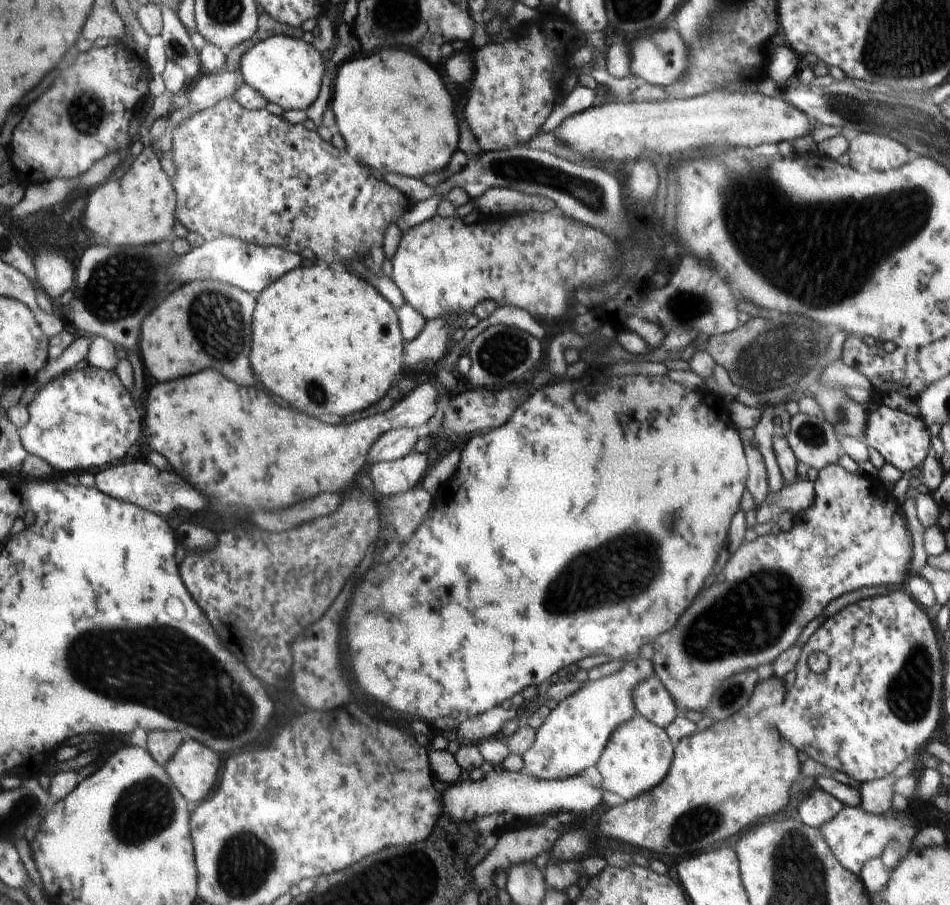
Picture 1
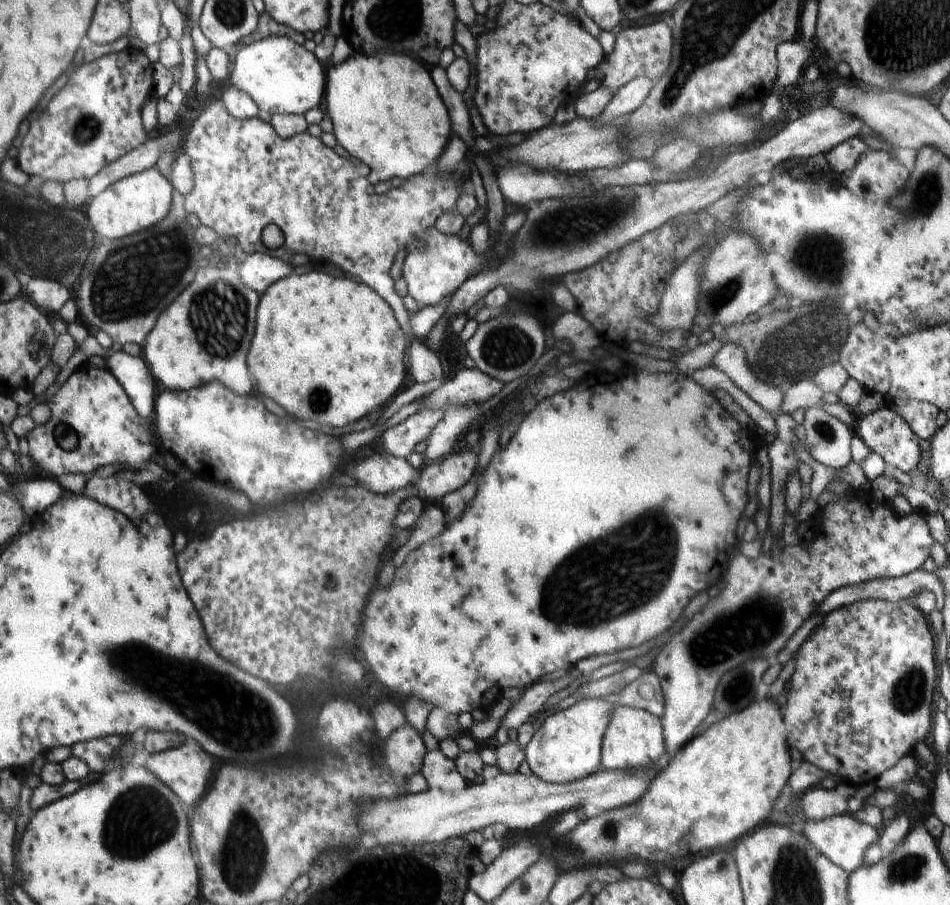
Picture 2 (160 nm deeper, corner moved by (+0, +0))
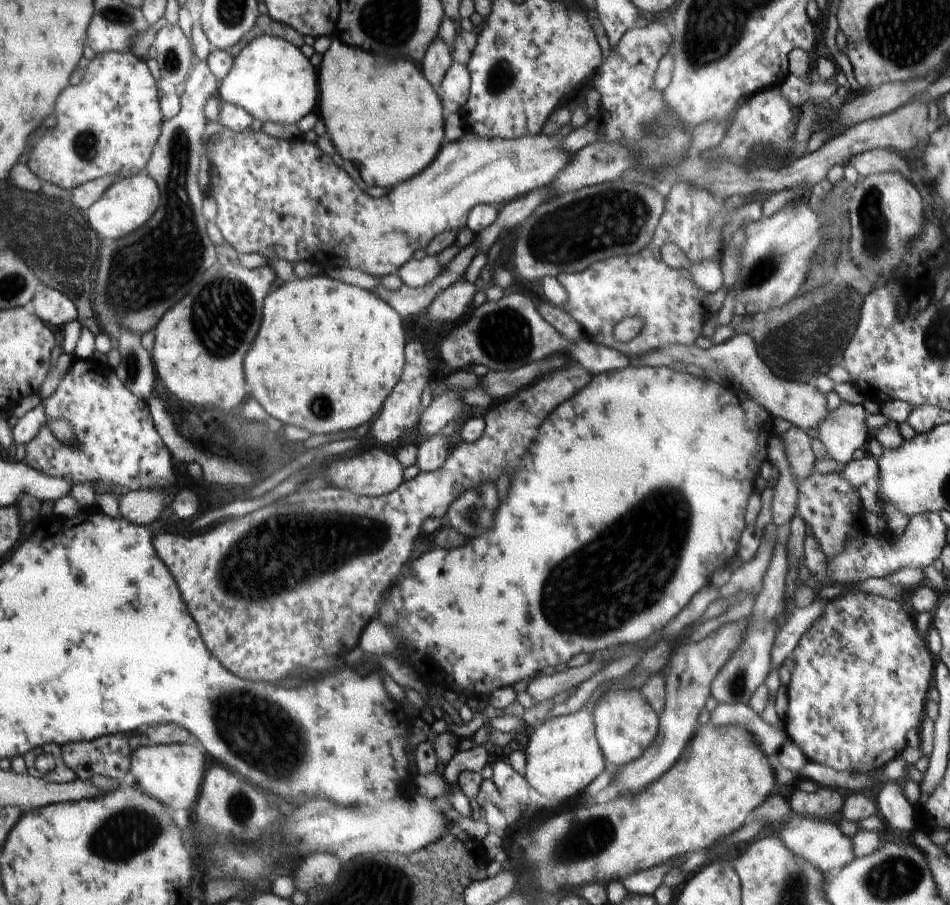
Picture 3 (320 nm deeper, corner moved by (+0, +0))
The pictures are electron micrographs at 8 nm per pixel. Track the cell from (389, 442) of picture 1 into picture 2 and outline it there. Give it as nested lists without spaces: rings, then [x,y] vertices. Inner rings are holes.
[[[422,409],[398,425],[389,427],[381,434],[386,453],[404,458],[414,452],[414,446],[427,440],[443,414],[442,409]]]

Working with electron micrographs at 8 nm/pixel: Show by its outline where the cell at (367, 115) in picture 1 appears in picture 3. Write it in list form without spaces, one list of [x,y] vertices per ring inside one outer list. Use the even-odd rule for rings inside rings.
[[[333,36],[318,68],[321,90],[318,116],[332,134],[330,140],[335,150],[343,159],[354,160],[354,164],[360,166],[359,174],[368,186],[382,186],[389,190],[422,173],[424,166],[431,164],[444,140],[442,104],[428,80],[412,62],[388,60],[384,56],[346,46]]]

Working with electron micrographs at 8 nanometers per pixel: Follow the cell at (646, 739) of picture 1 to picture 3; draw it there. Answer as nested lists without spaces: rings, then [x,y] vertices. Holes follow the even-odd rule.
[[[635,688],[606,690],[592,710],[599,745],[603,747],[604,758],[616,764],[616,768],[628,765],[643,756],[646,748],[654,744],[659,734],[658,716],[647,698]]]

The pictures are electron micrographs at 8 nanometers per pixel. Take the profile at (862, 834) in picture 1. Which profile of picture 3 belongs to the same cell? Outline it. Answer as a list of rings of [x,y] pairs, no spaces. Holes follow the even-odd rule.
[[[794,815],[792,820],[788,820],[782,826],[779,837],[796,855],[814,863],[824,874],[830,876],[836,876],[855,858],[851,839],[843,834],[835,820],[814,819]]]

